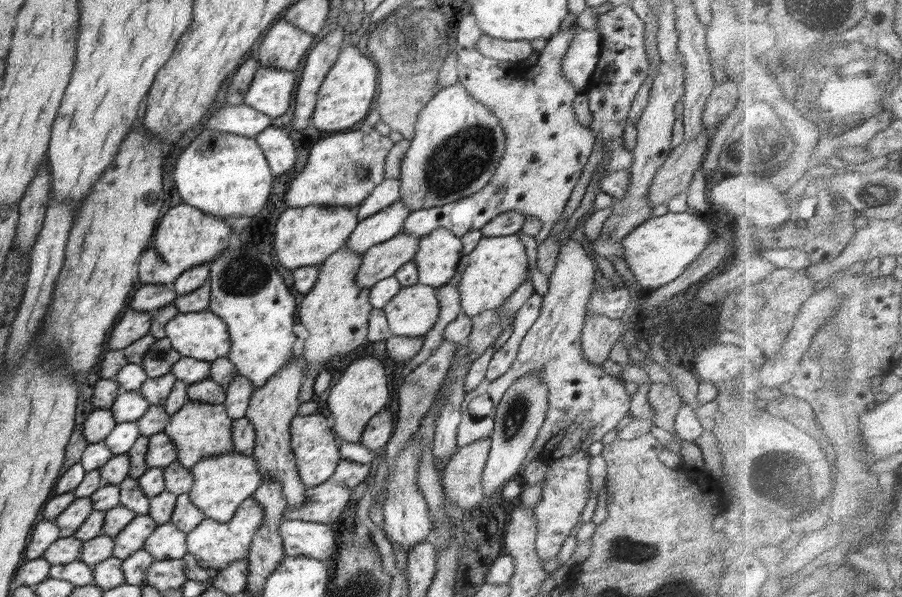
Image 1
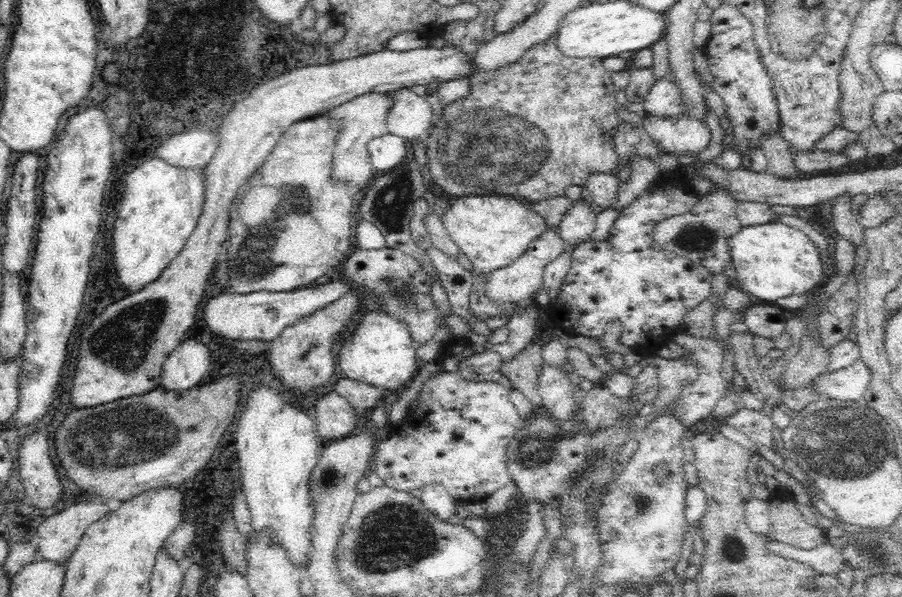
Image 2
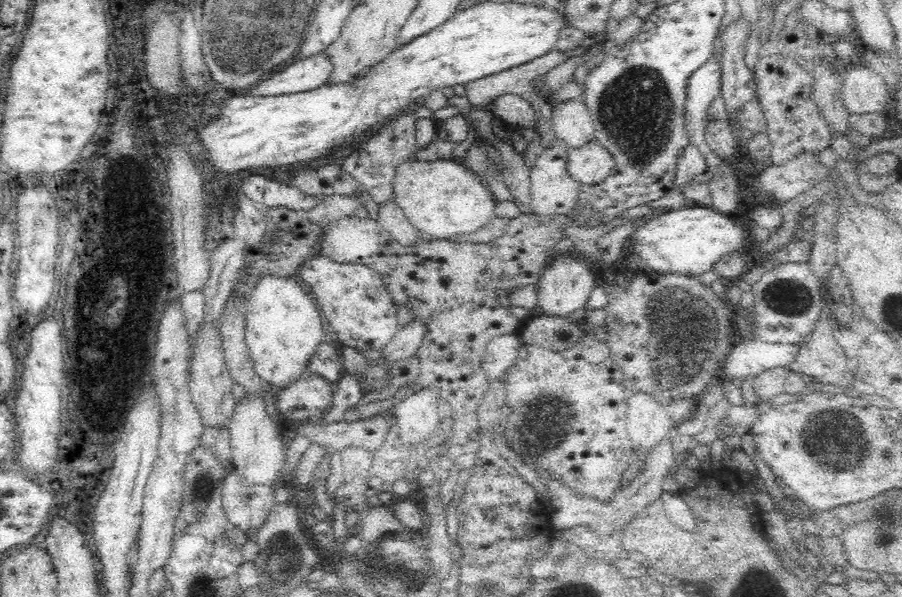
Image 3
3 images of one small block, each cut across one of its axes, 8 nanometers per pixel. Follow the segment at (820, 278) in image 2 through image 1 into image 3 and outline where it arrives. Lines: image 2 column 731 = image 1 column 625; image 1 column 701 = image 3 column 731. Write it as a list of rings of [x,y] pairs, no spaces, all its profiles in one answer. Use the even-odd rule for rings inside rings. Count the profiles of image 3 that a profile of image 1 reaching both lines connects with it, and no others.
[[[702,206],[683,207],[679,210],[661,211],[660,215],[630,236],[634,239],[632,254],[638,255],[646,270],[662,274],[700,275],[713,270],[716,262],[728,252],[746,253],[746,232],[736,226],[729,215]]]

